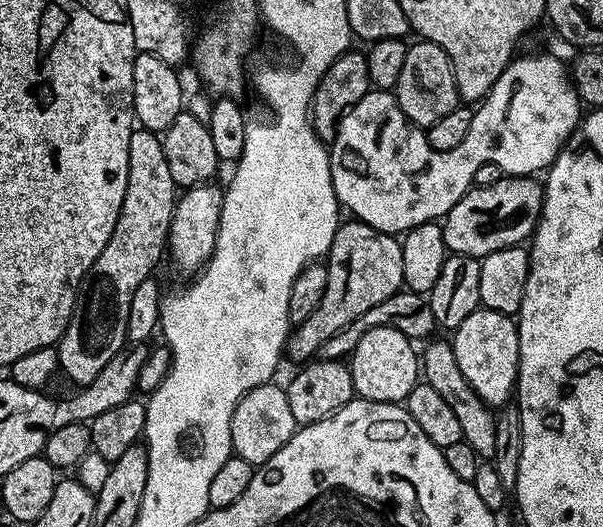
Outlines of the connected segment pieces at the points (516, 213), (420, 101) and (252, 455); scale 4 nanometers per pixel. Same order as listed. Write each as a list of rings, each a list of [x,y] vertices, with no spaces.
[[[501,175],[498,182],[490,186],[471,187],[468,193],[453,206],[448,215],[443,217],[444,247],[449,253],[458,256],[475,256],[483,258],[494,254],[494,250],[515,248],[523,245],[536,231],[536,223],[540,221],[540,211],[544,205],[544,185],[532,176]]]
[[[417,39],[415,43],[408,44],[406,59],[402,65],[394,95],[402,114],[406,114],[409,122],[426,130],[434,126],[438,118],[450,114],[450,110],[454,110],[461,103],[461,98],[446,50],[442,50],[442,46],[429,40]]]
[[[269,382],[262,386],[254,386],[244,394],[234,410],[234,418],[230,422],[230,434],[232,435],[233,453],[253,466],[262,466],[296,432],[298,425],[294,413],[290,411],[290,398],[283,387],[280,388],[276,382]]]

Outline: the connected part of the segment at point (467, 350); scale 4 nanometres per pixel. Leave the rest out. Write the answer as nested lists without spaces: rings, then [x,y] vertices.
[[[479,307],[450,336],[454,358],[466,382],[490,406],[503,406],[513,399],[520,374],[520,330],[513,317]]]

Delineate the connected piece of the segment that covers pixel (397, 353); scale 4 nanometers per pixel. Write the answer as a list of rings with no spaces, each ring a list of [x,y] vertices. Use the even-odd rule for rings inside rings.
[[[378,326],[374,330],[366,330],[350,357],[355,395],[362,400],[373,400],[383,404],[400,404],[407,401],[410,390],[418,383],[418,352],[412,348],[415,348],[413,341],[393,328]]]

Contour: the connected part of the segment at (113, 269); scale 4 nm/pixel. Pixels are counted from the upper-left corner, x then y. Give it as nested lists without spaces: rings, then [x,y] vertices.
[[[137,127],[130,138],[130,166],[128,167],[128,177],[126,178],[126,198],[122,198],[122,210],[118,214],[118,222],[114,226],[114,234],[110,234],[110,242],[106,242],[106,246],[102,246],[102,254],[98,254],[94,266],[90,266],[90,270],[84,275],[84,280],[76,293],[76,305],[72,311],[72,317],[66,326],[64,335],[58,341],[58,351],[60,353],[59,371],[61,373],[65,372],[76,383],[76,386],[94,382],[94,378],[98,378],[102,366],[106,366],[106,362],[110,362],[110,358],[114,358],[114,354],[118,354],[126,347],[126,318],[130,318],[130,302],[134,299],[134,290],[138,290],[138,282],[149,279],[155,273],[152,271],[155,270],[156,263],[162,258],[165,259],[168,246],[168,227],[172,225],[172,215],[176,209],[177,199],[178,189],[174,178],[170,178],[170,166],[166,162],[163,139],[157,133],[150,132],[146,128]]]

